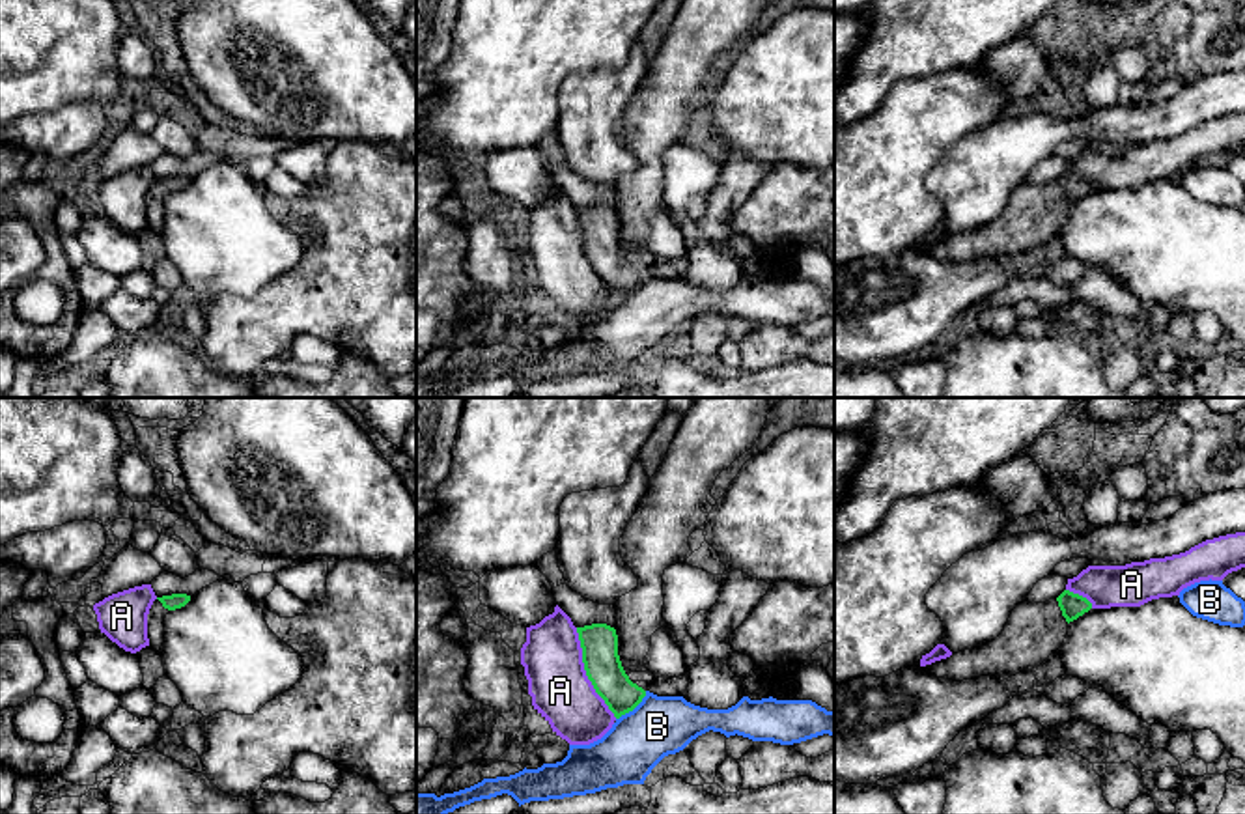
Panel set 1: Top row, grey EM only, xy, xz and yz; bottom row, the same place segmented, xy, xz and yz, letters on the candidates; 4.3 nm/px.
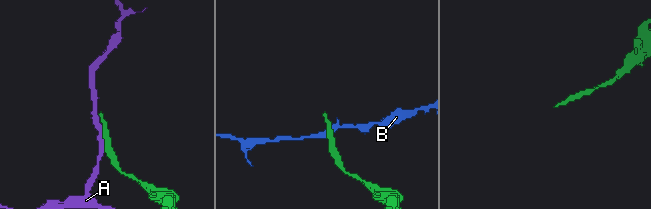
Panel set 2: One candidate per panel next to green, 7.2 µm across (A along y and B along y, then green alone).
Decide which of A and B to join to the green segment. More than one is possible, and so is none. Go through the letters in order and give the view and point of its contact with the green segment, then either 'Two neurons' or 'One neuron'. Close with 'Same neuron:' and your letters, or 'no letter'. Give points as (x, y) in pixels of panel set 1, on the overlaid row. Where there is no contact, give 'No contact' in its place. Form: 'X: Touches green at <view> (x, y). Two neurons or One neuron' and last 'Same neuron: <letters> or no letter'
A: Touches green at xz (587, 673). Two neurons
B: Touches green at xz (633, 708). Two neurons
Same neuron: no letter

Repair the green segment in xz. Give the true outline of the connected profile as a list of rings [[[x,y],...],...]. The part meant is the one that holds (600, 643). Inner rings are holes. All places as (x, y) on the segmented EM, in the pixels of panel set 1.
[[[607,624],[577,627],[582,663],[595,693],[605,700],[616,719],[633,711],[646,691],[625,674],[618,655],[616,629]]]

